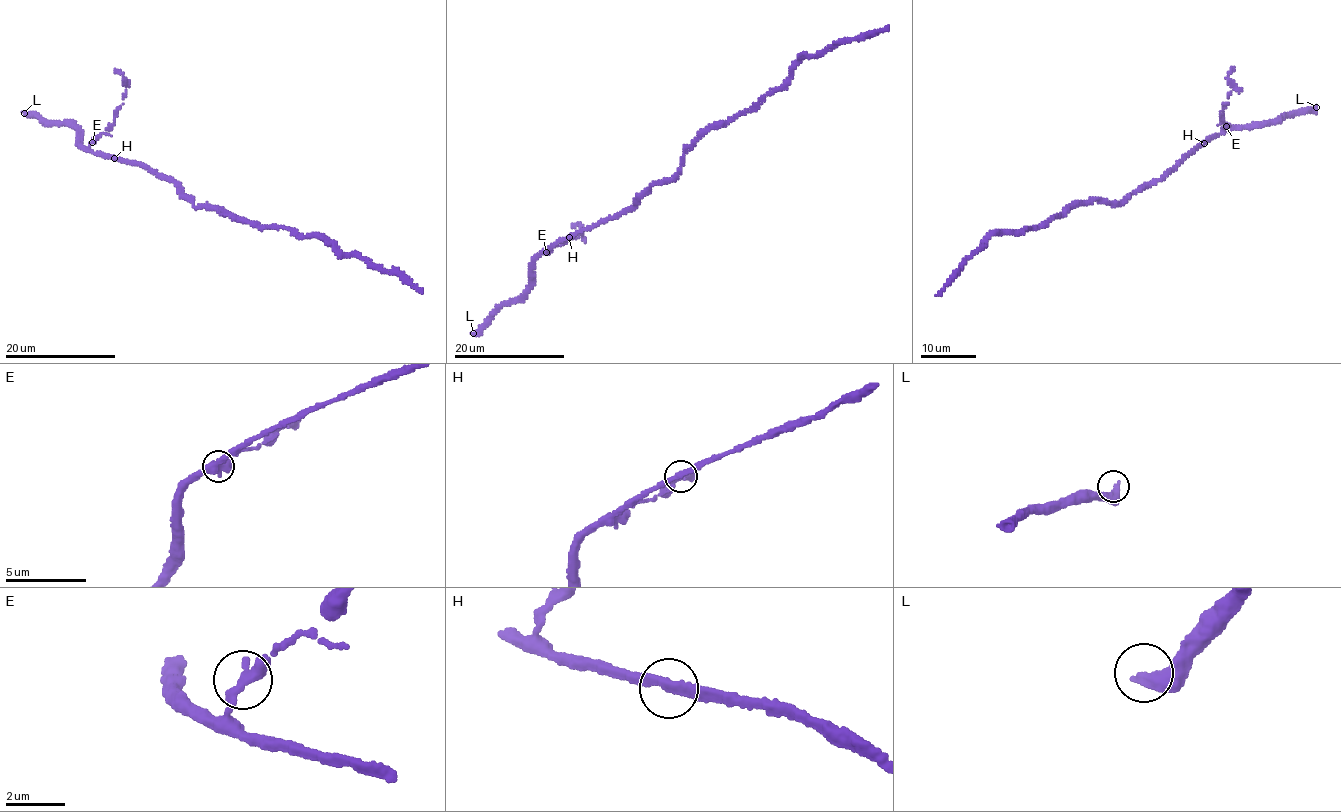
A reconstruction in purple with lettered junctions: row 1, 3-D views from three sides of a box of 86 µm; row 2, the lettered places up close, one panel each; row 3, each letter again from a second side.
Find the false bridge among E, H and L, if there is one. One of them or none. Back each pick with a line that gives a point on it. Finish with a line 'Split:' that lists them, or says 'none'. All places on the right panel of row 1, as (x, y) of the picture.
E: (1226, 126)
Split: E

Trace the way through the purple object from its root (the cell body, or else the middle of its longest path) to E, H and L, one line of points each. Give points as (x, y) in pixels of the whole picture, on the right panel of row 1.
E: (1120, 203), (1132, 192), (1156, 182), (1192, 150), (1221, 133), (1226, 126)
H: (1120, 203), (1132, 192), (1156, 182), (1192, 150), (1204, 143)
L: (1120, 203), (1132, 192), (1156, 182), (1210, 136), (1232, 128), (1259, 126), (1285, 114), (1294, 115), (1316, 107)

